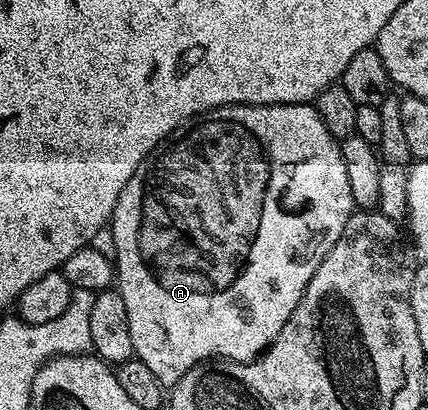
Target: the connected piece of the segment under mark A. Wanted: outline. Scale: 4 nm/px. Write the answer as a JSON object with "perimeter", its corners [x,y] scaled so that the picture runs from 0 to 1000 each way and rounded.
{"perimeter":[[[551,251],[537,261],[500,261],[498,268],[477,273],[458,295],[444,295],[416,310],[402,329],[369,349],[364,363],[343,380],[336,398],[325,402],[325,412],[315,412],[315,432],[306,432],[306,441],[297,441],[287,471],[278,471],[278,490],[269,500],[259,537],[266,612],[262,612],[262,620],[269,624],[271,654],[269,707],[287,724],[287,744],[297,744],[297,793],[306,802],[306,841],[311,844],[313,868],[325,880],[334,880],[334,890],[343,890],[343,900],[353,900],[353,910],[362,910],[362,920],[379,939],[402,939],[416,934],[458,885],[481,880],[582,885],[600,868],[614,866],[619,854],[647,829],[661,793],[671,793],[671,783],[680,773],[689,744],[699,744],[727,676],[736,676],[755,627],[764,627],[764,617],[773,617],[773,598],[783,598],[783,588],[792,588],[792,578],[801,568],[801,549],[811,549],[811,539],[827,512],[820,449],[811,441],[811,402],[801,402],[801,383],[797,380],[797,351],[780,339],[778,327],[764,315],[764,305],[755,305],[755,285],[745,285],[731,251],[682,251],[680,256],[558,256]]]}

